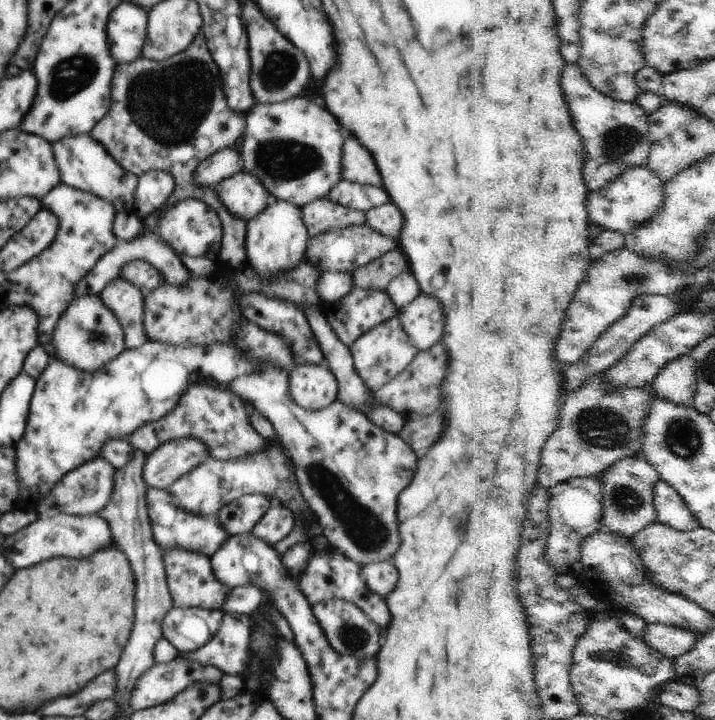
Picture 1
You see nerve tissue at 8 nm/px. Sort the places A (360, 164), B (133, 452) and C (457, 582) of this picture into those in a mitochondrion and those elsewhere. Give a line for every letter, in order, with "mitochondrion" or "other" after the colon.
A: mitochondrion
B: other
C: mitochondrion

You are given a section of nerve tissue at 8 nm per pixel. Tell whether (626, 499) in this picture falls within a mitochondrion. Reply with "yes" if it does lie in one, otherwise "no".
yes

